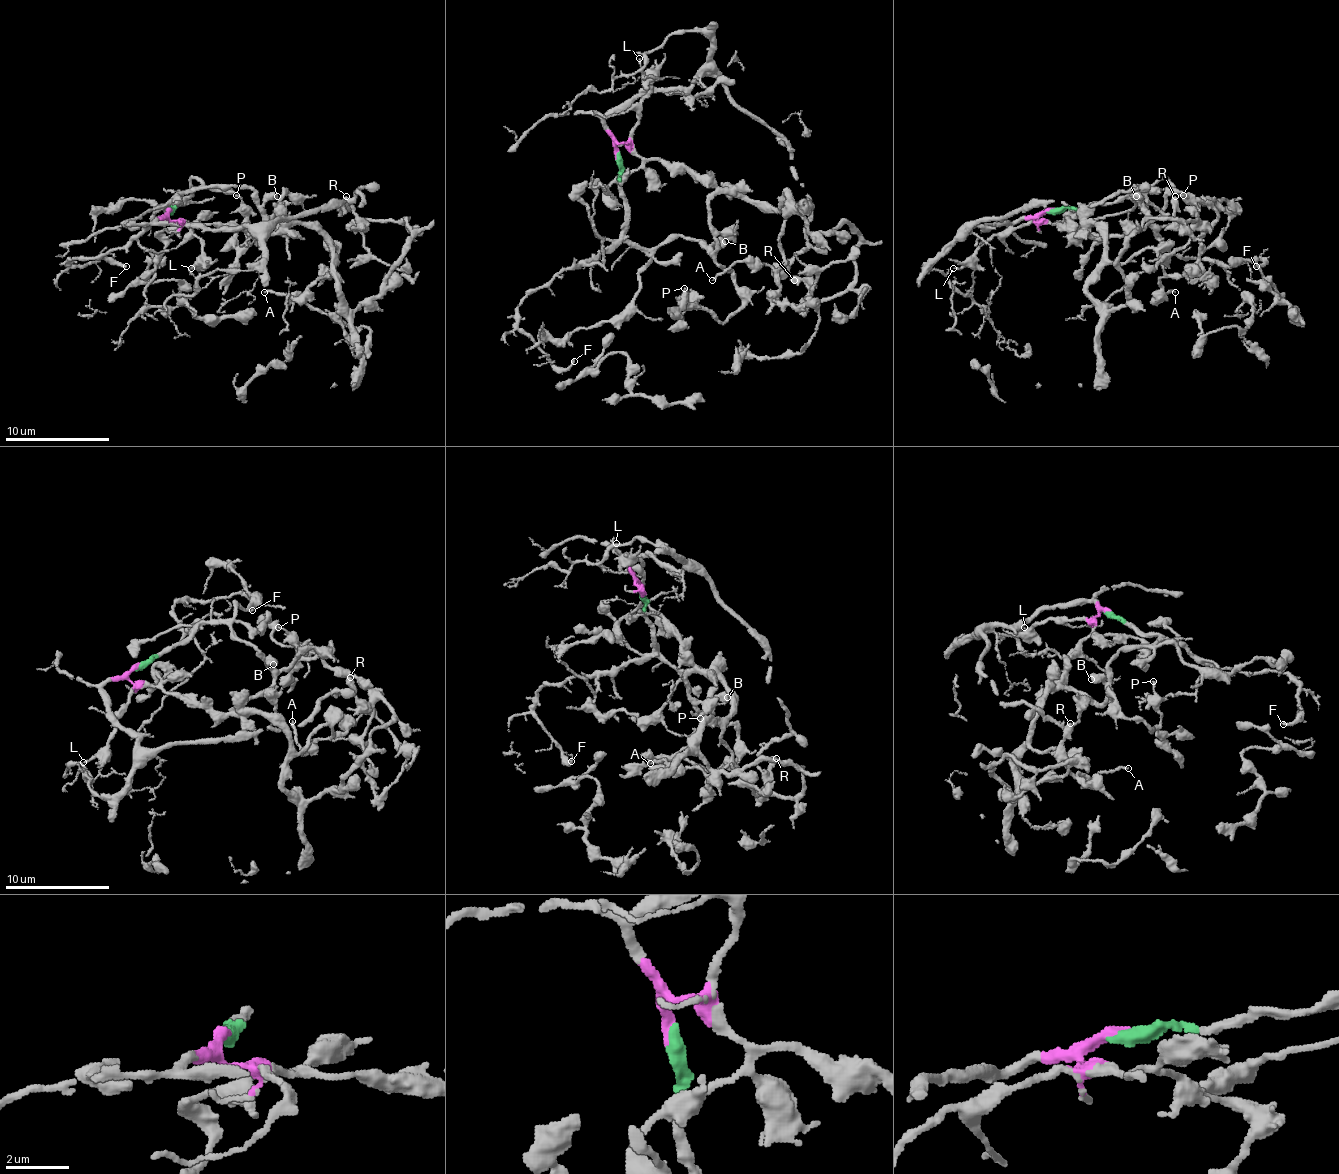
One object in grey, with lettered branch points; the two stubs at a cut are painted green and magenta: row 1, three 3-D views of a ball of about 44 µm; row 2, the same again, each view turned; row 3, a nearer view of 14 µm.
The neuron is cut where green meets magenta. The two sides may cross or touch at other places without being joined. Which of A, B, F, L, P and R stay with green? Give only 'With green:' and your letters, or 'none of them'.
With green: B, F, P

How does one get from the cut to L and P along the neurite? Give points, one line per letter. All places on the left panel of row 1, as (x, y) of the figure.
L: (168, 211), (168, 216), (191, 232), (202, 245), (202, 258), (191, 268)
P: (168, 211), (181, 193), (194, 188), (246, 185), (267, 216), (288, 193), (293, 201), (249, 234), (236, 195)

